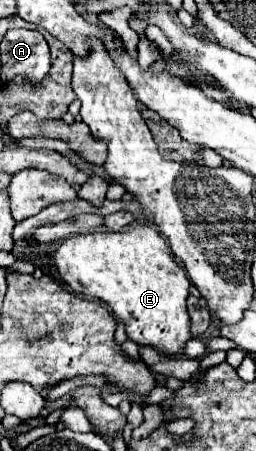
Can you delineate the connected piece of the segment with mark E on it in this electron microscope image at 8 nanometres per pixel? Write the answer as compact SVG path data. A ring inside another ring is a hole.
M135 222L135 228L125 232L69 236L59 244L53 262L73 292L105 302L125 324L133 342L153 346L163 354L183 354L183 344L191 338L185 308L191 282L151 224Z

